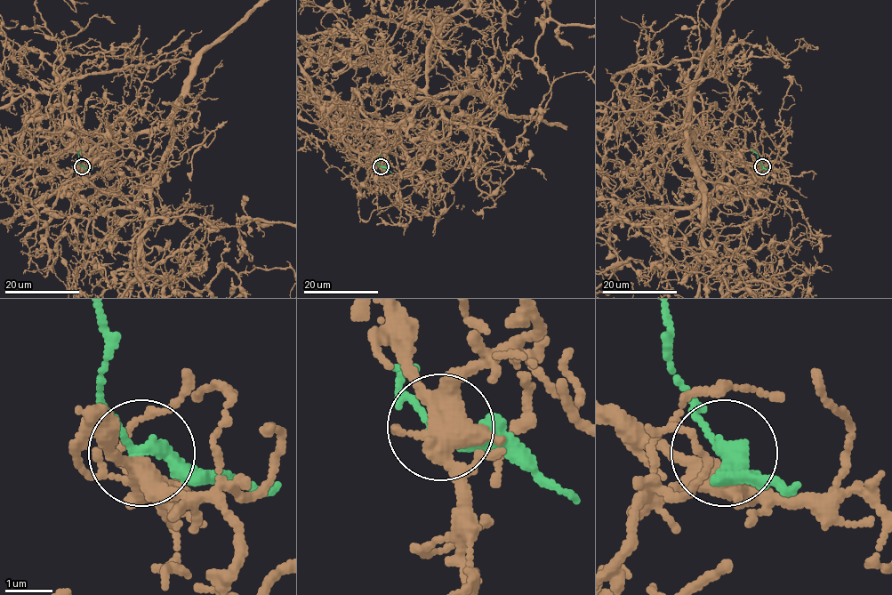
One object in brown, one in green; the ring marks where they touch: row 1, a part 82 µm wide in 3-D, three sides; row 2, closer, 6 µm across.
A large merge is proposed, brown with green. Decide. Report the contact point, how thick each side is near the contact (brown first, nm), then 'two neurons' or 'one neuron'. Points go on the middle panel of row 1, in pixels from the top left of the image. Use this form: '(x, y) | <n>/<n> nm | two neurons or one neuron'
(381, 166) | 340/280 nm | one neuron

